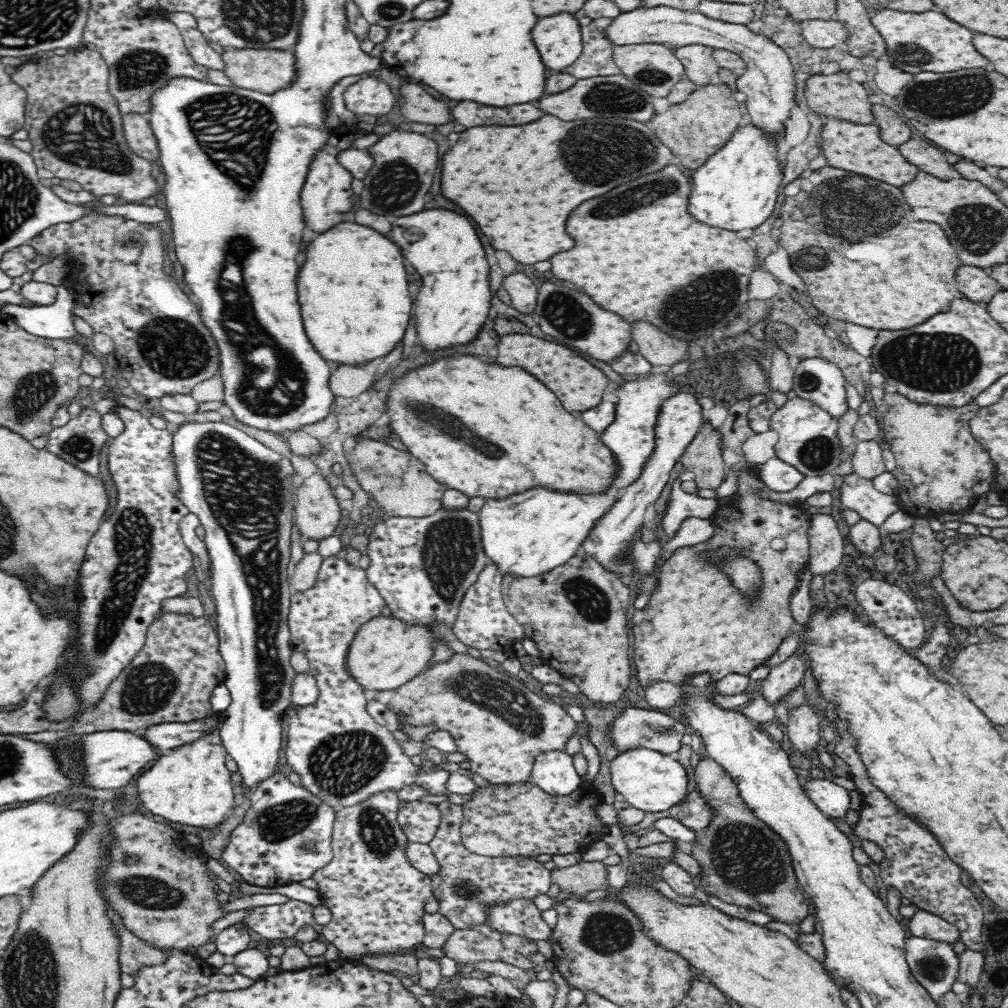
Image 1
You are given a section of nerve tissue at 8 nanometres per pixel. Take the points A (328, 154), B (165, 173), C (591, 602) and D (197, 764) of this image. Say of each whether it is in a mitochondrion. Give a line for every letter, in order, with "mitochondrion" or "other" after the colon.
A: other
B: other
C: mitochondrion
D: other

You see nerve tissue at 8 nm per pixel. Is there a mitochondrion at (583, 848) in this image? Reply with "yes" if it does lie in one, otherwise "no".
no

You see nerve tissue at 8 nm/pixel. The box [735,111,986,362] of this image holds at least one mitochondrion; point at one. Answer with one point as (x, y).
(843, 204)

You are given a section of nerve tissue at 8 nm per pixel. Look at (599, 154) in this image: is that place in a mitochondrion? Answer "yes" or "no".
yes

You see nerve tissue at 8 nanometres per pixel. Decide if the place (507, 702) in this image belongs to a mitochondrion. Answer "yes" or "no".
yes

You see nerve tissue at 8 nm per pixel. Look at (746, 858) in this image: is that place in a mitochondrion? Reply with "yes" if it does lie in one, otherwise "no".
yes

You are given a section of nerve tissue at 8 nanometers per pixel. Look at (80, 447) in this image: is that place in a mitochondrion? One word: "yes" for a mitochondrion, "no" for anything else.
yes

